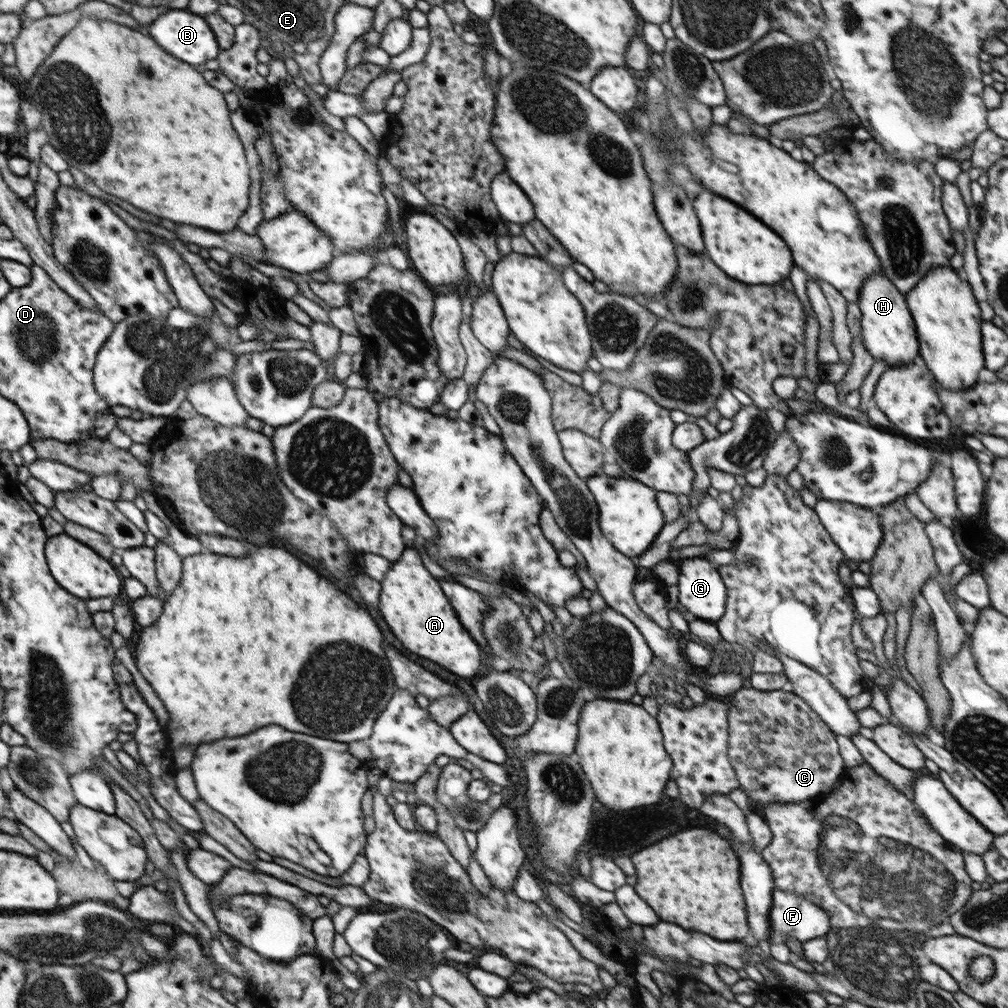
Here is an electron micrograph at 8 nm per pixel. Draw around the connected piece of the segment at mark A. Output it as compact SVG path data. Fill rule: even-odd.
M406 546L402 556L393 561L381 582L379 611L396 638L410 652L424 656L462 678L472 680L480 672L482 652L464 630L464 626L458 622L458 616L452 610L448 598L442 594L438 582L440 581L432 577L422 563L417 546Z

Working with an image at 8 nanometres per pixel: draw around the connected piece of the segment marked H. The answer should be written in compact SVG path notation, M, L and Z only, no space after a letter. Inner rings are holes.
M874 273L866 277L857 304L863 316L861 339L873 358L889 367L912 364L914 358L919 355L916 325L910 314L907 299L904 299L904 295L890 282L890 279L883 273Z

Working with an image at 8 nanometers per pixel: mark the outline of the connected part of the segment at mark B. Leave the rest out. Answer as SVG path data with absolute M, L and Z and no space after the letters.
M171 9L158 15L151 24L150 36L153 36L164 50L172 52L172 56L180 56L180 60L188 60L188 64L197 64L202 67L207 60L217 58L222 50L208 21L189 10Z

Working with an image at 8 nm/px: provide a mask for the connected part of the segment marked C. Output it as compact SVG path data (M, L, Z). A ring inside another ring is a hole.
M749 686L738 690L736 693L727 697L728 710L727 721L729 722L729 737L728 737L728 760L733 764L738 780L740 781L740 788L744 790L749 798L764 806L768 803L799 803L803 800L822 800L826 798L832 791L835 791L840 785L845 773L845 762L839 754L839 747L835 733L831 728L812 710L802 698L796 696L791 690L789 691L760 691Z

